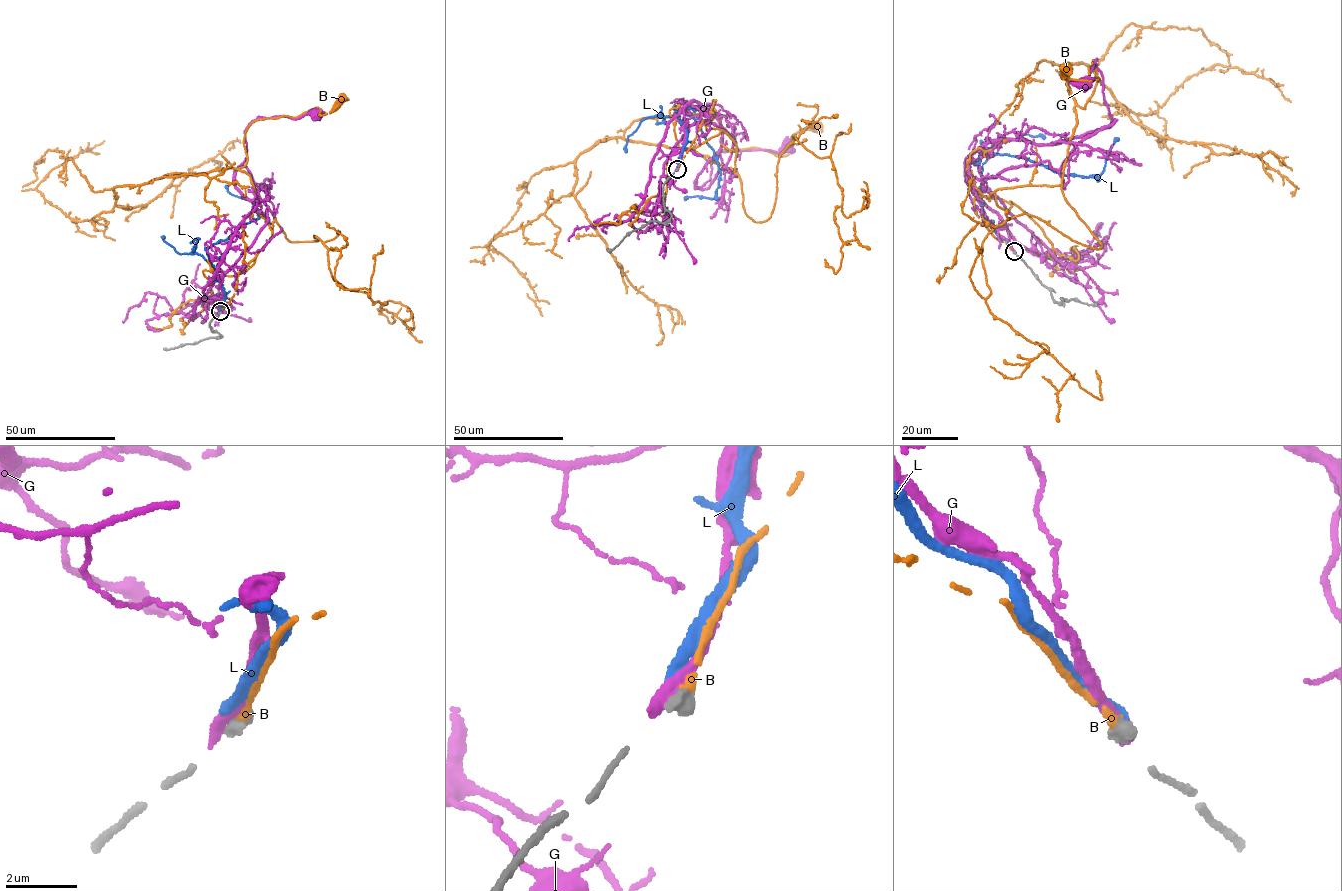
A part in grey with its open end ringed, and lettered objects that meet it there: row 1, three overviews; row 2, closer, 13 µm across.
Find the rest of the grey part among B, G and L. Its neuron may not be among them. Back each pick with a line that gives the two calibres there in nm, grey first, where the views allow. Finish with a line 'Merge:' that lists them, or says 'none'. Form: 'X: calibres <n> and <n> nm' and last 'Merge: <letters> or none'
B: calibres 440 and 220 nm
Merge: B

